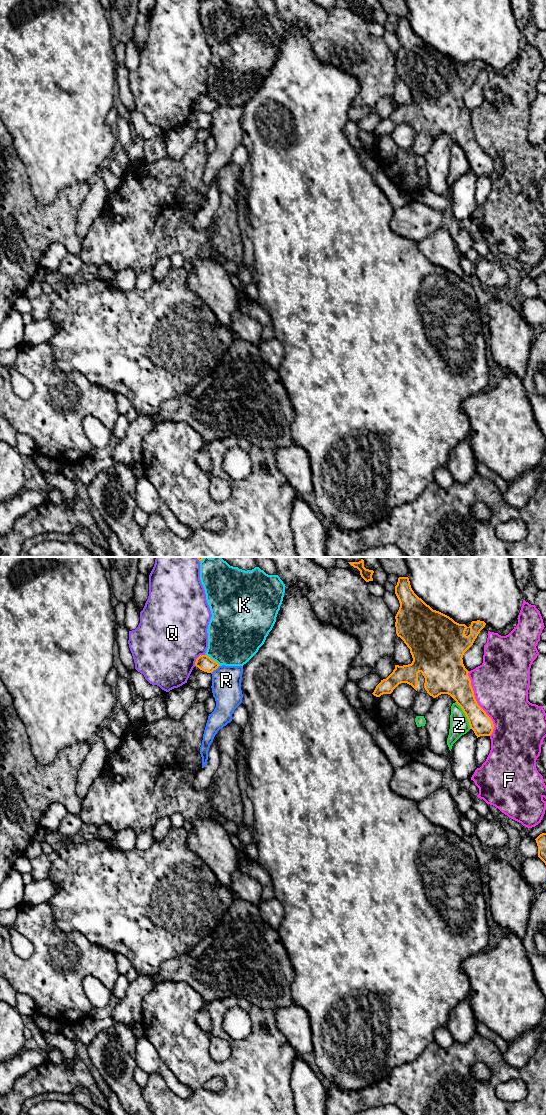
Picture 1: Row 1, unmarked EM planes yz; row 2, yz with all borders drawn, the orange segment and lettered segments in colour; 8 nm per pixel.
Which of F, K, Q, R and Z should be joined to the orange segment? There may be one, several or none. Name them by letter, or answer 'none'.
none

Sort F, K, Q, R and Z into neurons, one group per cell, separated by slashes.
F / K / Q / R / Z

